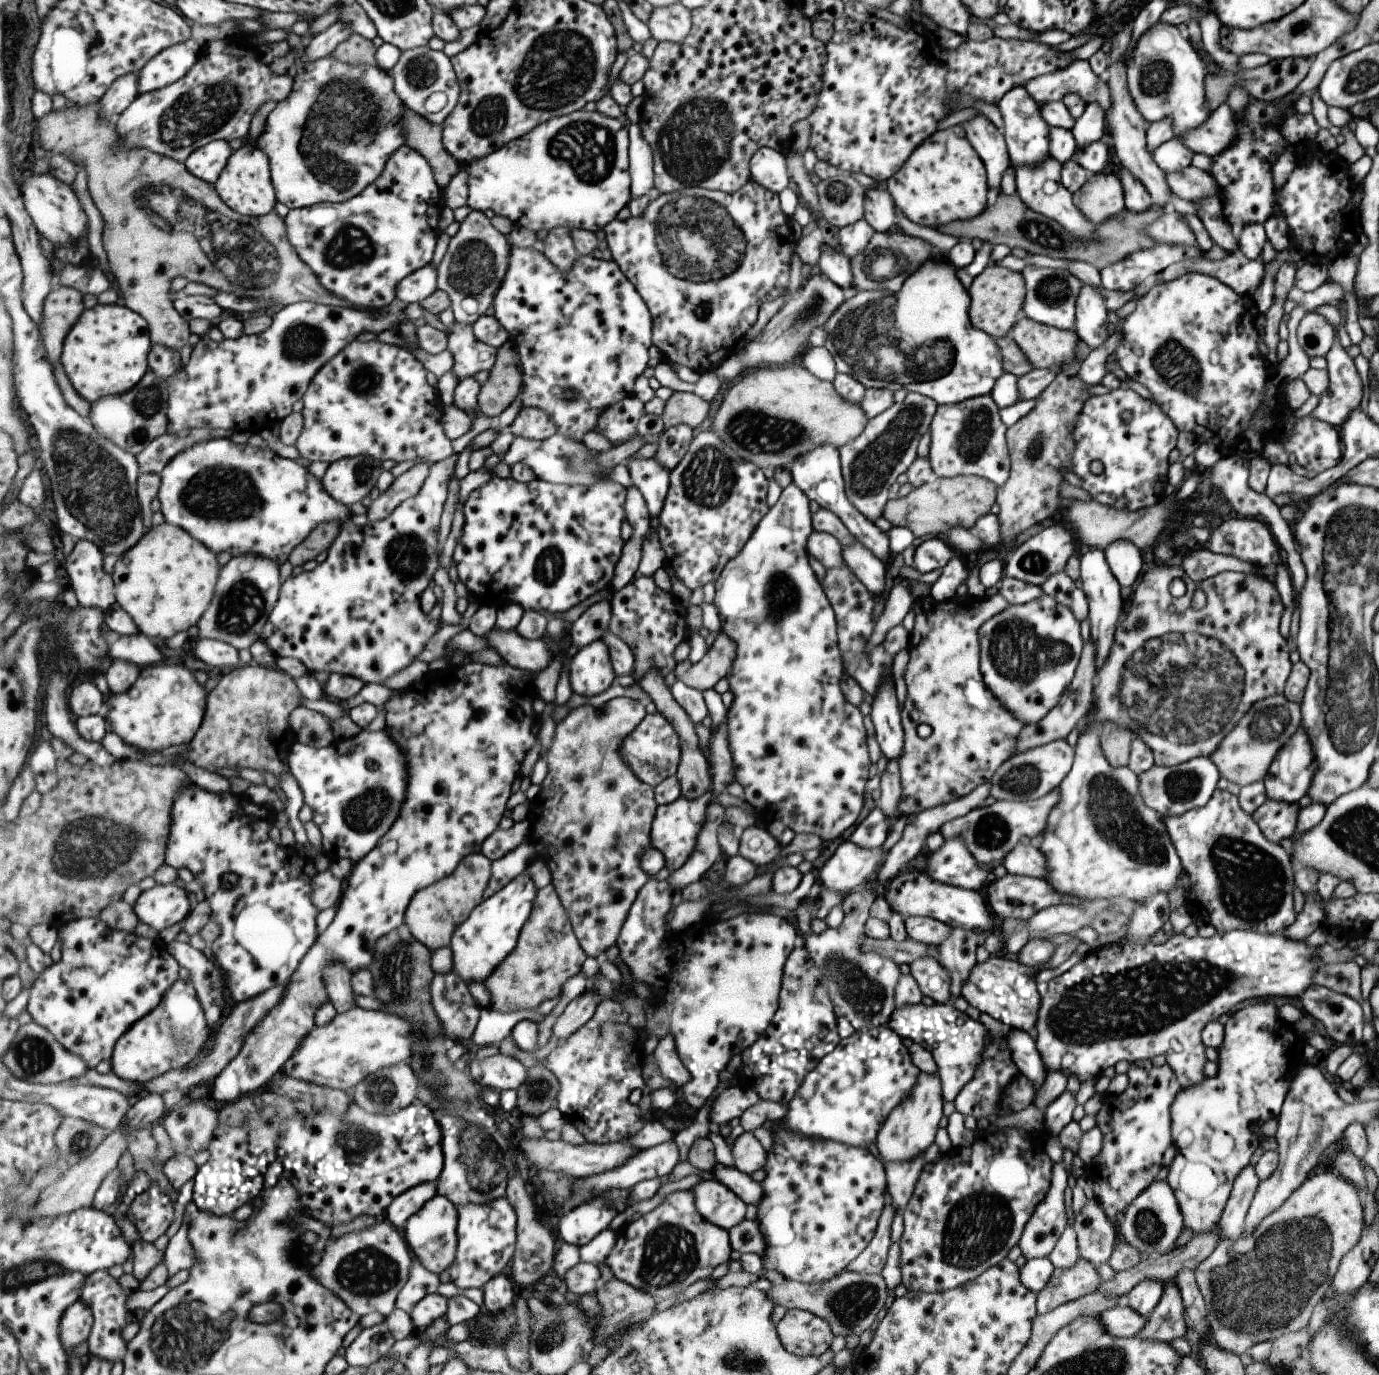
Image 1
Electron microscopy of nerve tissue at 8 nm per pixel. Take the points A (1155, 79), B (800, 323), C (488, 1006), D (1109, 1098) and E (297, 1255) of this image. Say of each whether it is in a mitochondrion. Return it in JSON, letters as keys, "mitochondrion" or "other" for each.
{"A":"mitochondrion","B":"mitochondrion","C":"other","D":"other","E":"other"}

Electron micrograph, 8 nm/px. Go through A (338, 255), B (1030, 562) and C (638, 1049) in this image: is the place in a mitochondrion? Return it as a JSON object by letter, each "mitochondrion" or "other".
{"A":"mitochondrion","B":"mitochondrion","C":"other"}

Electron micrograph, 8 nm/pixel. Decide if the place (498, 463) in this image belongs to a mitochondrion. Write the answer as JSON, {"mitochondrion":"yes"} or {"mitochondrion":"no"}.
{"mitochondrion":"no"}

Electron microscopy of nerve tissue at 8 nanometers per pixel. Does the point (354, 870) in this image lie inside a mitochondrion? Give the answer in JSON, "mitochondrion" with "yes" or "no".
{"mitochondrion":"no"}

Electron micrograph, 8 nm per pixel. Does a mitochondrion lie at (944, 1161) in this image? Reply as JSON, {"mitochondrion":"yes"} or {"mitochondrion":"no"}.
{"mitochondrion":"no"}

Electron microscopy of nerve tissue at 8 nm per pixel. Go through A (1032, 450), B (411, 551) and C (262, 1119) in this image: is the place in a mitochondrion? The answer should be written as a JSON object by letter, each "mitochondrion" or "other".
{"A":"mitochondrion","B":"mitochondrion","C":"other"}

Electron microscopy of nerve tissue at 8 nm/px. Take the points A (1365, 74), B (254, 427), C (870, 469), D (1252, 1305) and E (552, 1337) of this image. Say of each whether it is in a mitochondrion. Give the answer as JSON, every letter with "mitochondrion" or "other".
{"A":"mitochondrion","B":"other","C":"mitochondrion","D":"mitochondrion","E":"mitochondrion"}

